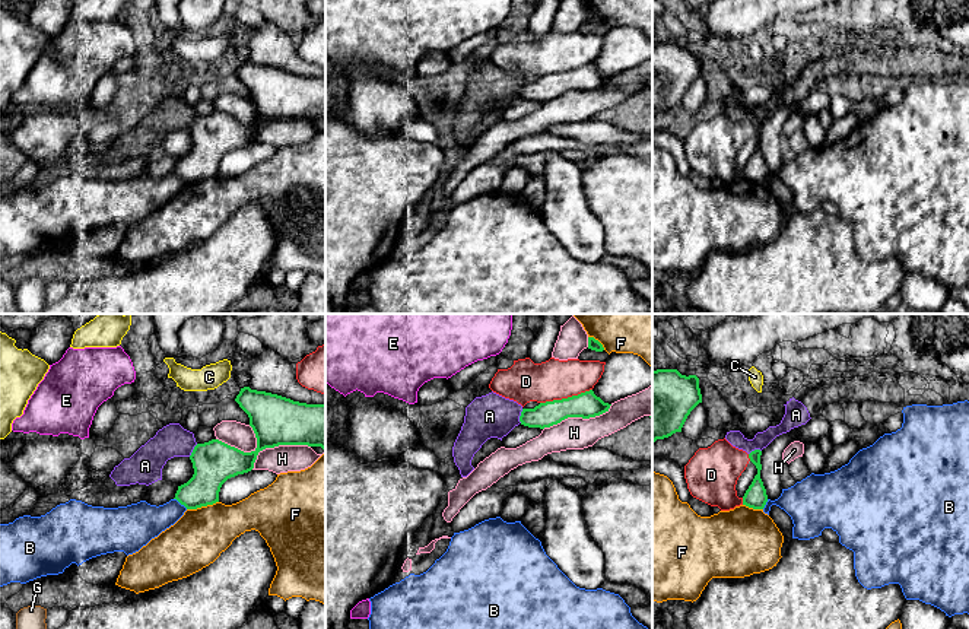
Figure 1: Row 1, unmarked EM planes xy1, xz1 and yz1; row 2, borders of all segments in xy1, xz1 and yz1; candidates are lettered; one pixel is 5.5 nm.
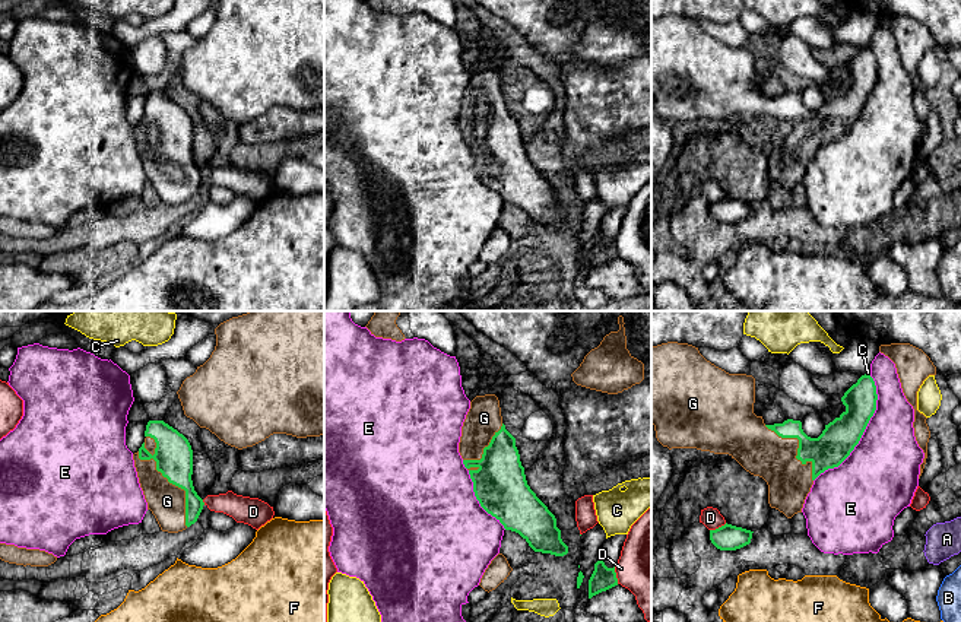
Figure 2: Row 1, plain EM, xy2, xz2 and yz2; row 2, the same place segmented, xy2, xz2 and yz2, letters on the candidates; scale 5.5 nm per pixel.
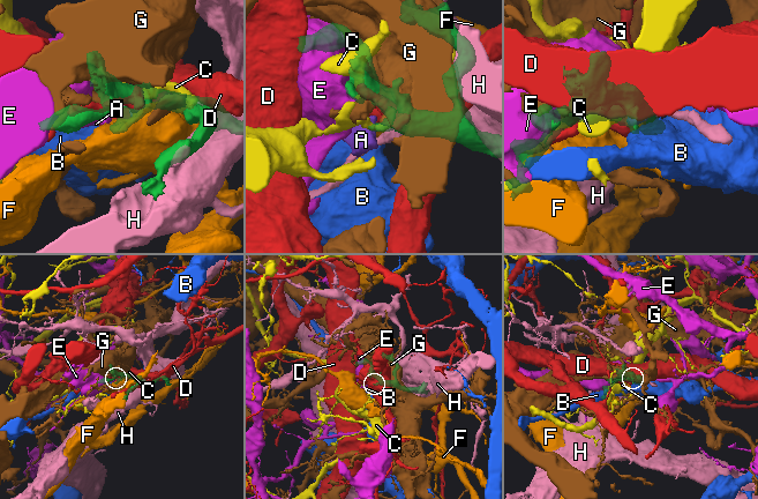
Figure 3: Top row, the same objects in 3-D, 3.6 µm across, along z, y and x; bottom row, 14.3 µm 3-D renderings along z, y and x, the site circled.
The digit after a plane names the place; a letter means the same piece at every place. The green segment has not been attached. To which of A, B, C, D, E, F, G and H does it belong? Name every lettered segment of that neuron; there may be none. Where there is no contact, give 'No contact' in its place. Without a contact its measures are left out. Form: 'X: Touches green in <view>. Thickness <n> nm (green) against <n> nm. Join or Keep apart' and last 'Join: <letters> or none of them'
A: Touches green in xz1. Thickness 140 nm (green) against 240 nm. Keep apart
B: Touches green in xy1. Thickness 190 nm (green) against 220 nm. Keep apart
C: Touches green in yz2. Thickness 180 nm (green) against 20 nm. Keep apart
D: Touches green in xz1. Thickness 150 nm (green) against 220 nm. Keep apart
E: Touches green in yz2. Thickness 200 nm (green) against 400 nm. Keep apart
F: Touches green in xy1. Thickness 240 nm (green) against 300 nm. Keep apart
G: Touches green in xy2. Thickness 200 nm (green) against 200 nm. Join
H: Touches green in xz1. Thickness 150 nm (green) against 180 nm. Keep apart
Join: G

